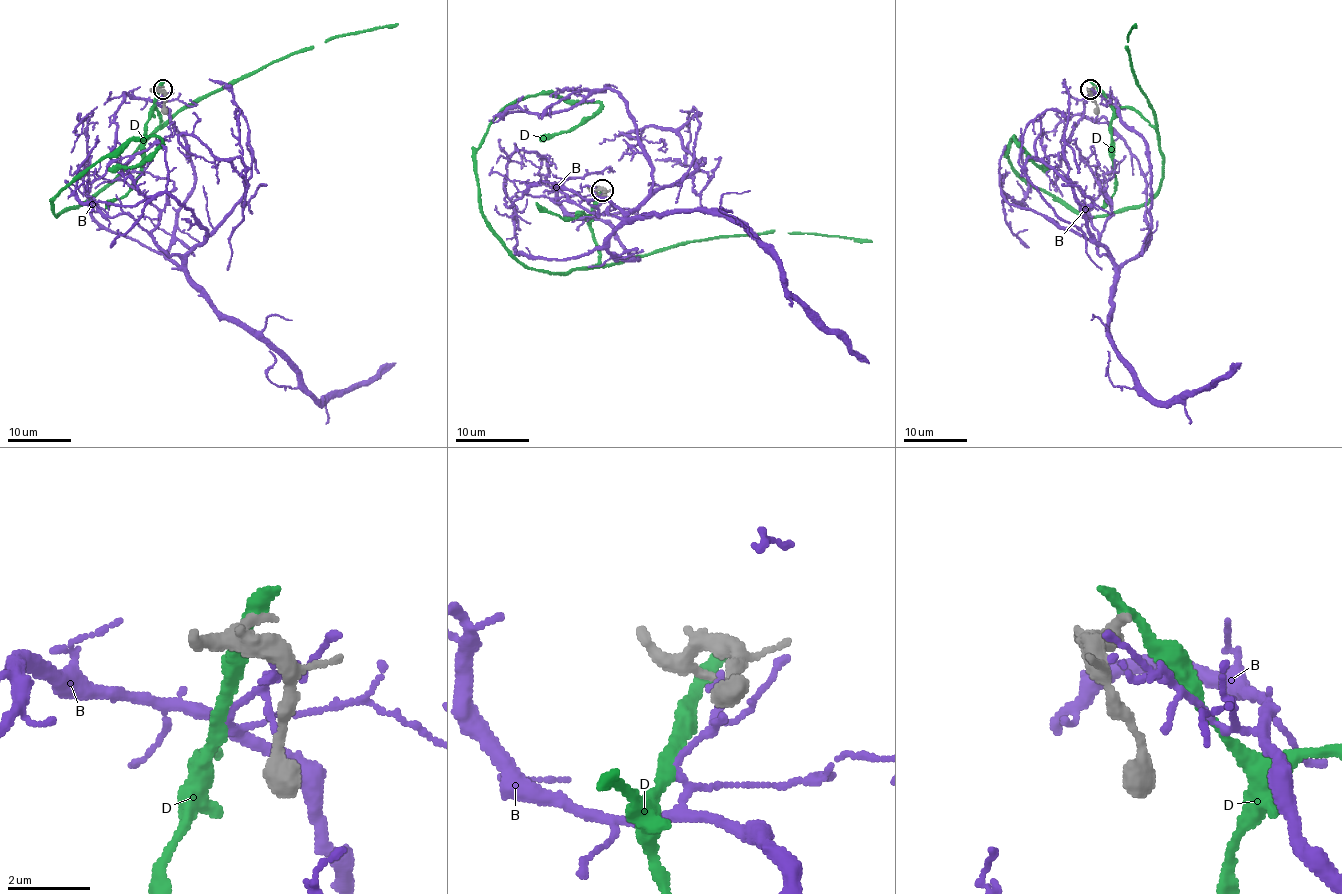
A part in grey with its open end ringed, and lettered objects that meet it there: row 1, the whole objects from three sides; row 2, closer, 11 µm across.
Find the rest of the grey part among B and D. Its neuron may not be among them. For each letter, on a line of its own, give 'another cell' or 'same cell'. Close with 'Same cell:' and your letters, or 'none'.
B: another cell
D: another cell
Same cell: none

